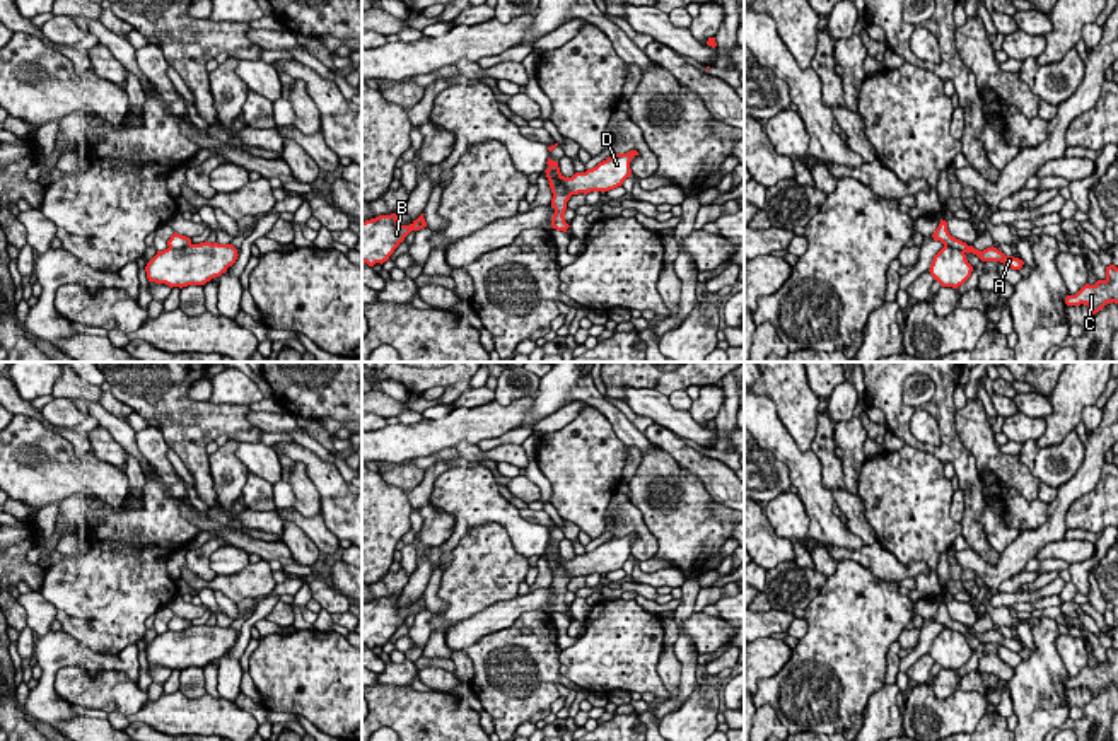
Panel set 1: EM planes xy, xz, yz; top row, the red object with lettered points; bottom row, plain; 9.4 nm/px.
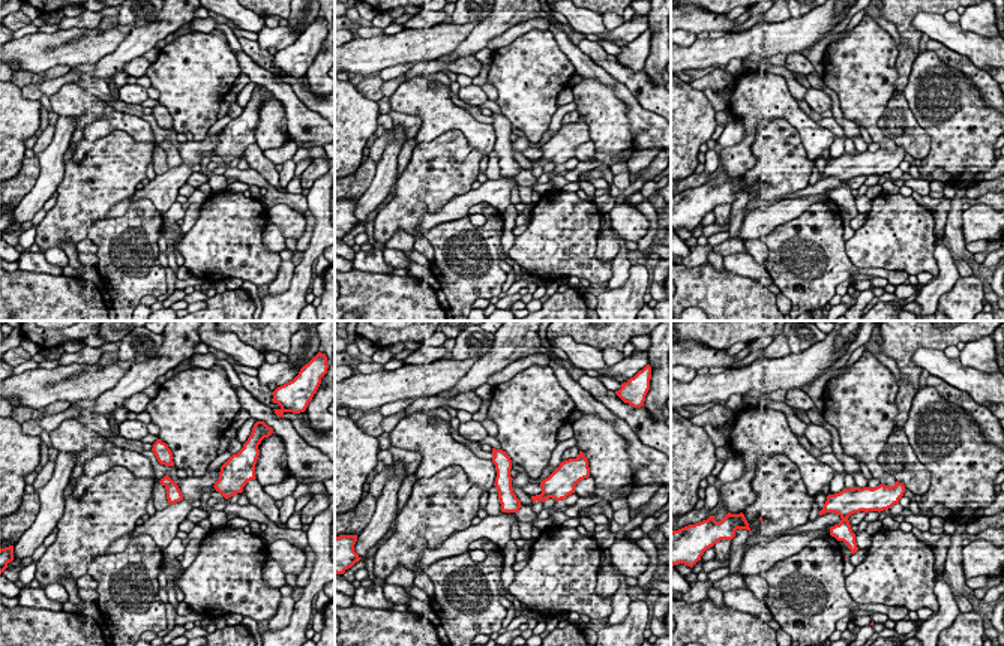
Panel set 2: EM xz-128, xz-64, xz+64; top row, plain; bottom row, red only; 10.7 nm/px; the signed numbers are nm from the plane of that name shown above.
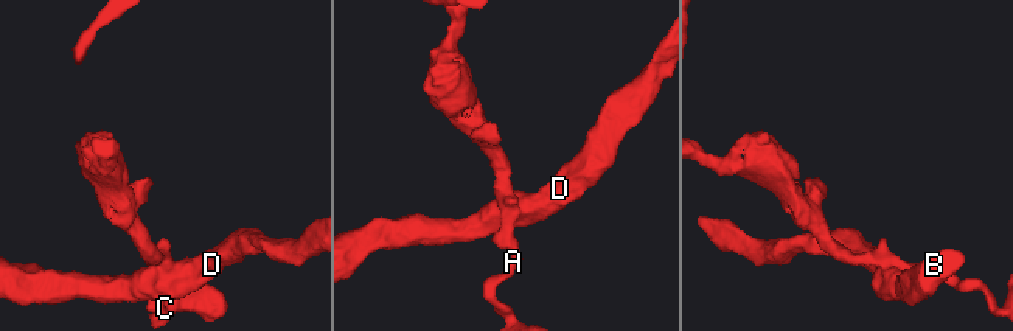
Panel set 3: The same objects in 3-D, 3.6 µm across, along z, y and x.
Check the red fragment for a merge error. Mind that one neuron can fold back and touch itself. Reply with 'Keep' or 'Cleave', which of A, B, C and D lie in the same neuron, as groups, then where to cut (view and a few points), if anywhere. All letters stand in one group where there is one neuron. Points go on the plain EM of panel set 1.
Keep. Groups: A B C D. No split

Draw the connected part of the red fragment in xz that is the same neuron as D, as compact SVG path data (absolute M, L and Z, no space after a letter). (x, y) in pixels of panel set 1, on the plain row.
M637 533L626 536L613 536L606 543L599 545L596 550L585 555L575 555L572 560L565 560L560 555L558 545L548 540L546 560L551 570L553 581L551 589L555 591L551 610L567 615L570 610L565 604L567 584L572 577L591 575L591 574L609 574L623 567L626 560L632 558L630 545L638 538Z

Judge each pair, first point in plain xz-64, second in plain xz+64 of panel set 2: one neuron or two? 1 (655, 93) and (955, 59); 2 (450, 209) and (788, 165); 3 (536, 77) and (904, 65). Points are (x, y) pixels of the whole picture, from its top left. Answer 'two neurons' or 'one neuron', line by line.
1: one neuron
2: two neurons
3: two neurons

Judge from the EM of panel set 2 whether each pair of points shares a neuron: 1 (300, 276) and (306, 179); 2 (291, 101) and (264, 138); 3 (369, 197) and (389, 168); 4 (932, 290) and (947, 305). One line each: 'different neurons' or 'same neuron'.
1: different neurons
2: different neurons
3: same neuron
4: different neurons

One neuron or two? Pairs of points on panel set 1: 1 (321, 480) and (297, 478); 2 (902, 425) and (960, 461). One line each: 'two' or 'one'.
1: two
2: one

